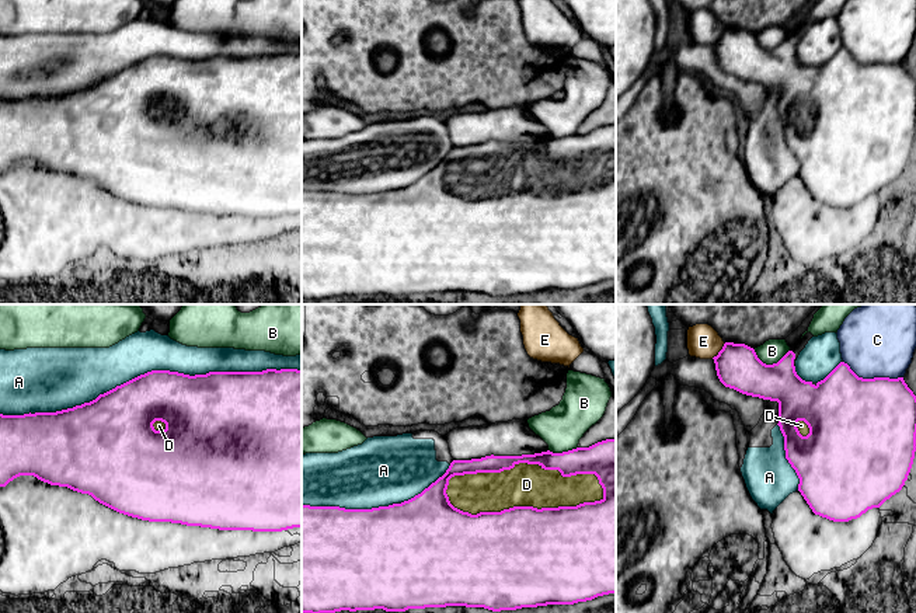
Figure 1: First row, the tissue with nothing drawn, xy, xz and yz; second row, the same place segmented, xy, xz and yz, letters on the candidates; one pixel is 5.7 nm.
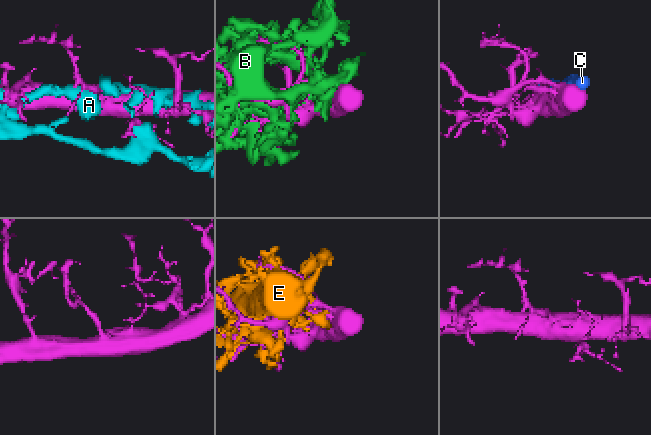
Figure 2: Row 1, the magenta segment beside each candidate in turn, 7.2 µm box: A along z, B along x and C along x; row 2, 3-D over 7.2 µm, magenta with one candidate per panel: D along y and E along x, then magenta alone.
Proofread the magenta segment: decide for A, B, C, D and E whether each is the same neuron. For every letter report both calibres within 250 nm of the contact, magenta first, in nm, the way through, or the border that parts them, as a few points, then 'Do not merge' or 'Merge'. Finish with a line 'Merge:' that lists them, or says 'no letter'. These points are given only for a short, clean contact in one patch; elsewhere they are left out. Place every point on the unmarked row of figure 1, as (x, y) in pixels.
A: Thickness 320 nm (magenta) against 240 nm. Do not merge
B: Thickness 260 nm (magenta) against 140 nm. Do not merge
C: Thickness 500 nm (magenta) against 360 nm. Do not merge
D: Thickness 500 nm (magenta) against 240 nm. Merge
E: Thickness 260 nm (magenta) against 190 nm. Do not merge
Merge: D

